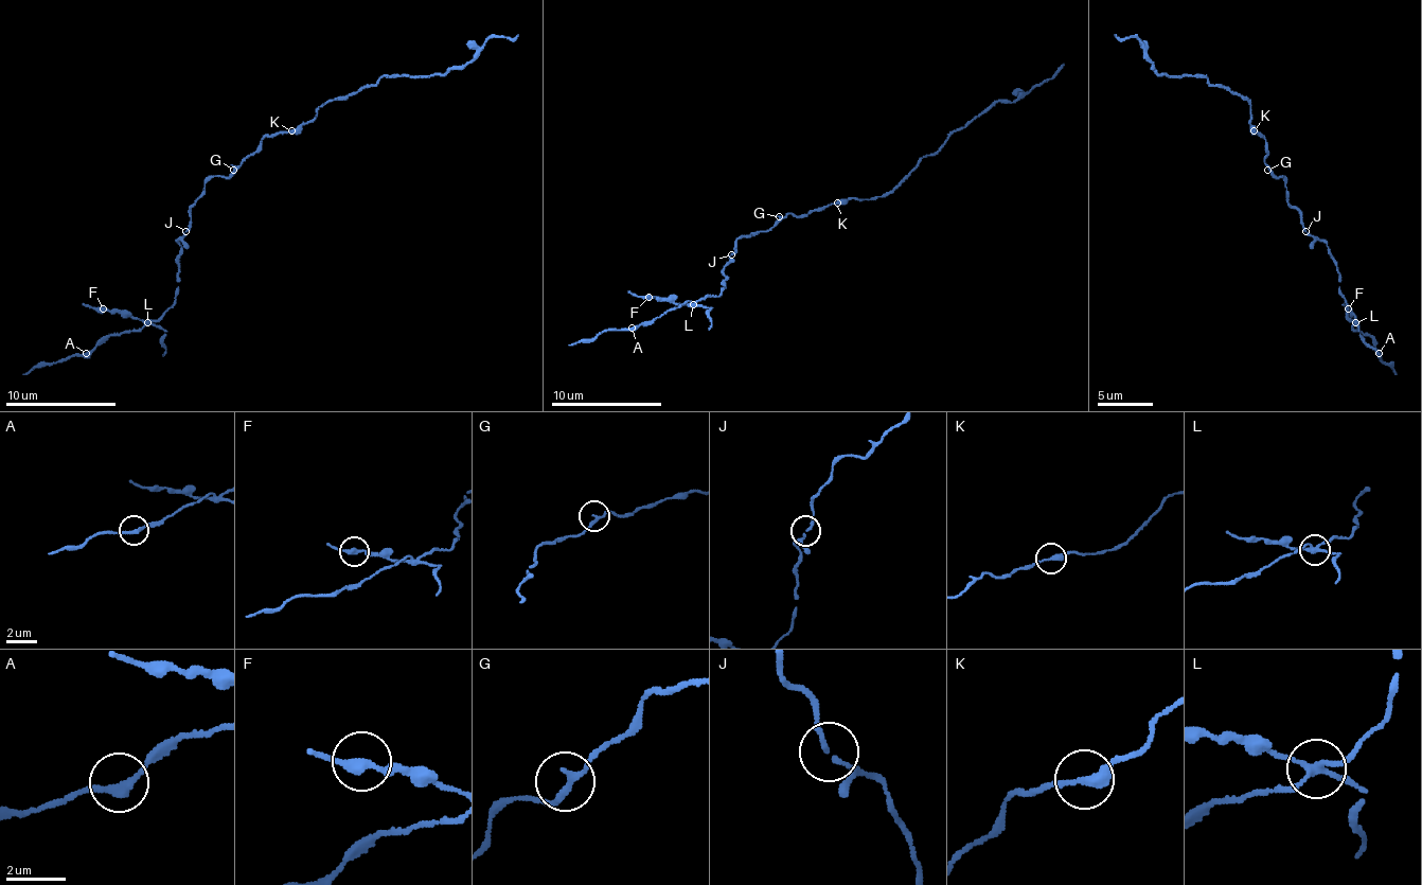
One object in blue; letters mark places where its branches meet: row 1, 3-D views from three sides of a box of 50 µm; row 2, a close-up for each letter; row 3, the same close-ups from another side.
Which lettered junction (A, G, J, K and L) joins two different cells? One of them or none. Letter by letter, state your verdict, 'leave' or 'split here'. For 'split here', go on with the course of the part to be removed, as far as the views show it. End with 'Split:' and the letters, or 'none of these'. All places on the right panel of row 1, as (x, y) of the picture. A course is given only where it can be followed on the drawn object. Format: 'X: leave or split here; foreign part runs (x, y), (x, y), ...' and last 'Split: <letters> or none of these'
A: leave
G: leave
J: leave
K: leave
L: split here; foreign part runs (1356, 322), (1343, 302)
Split: L

